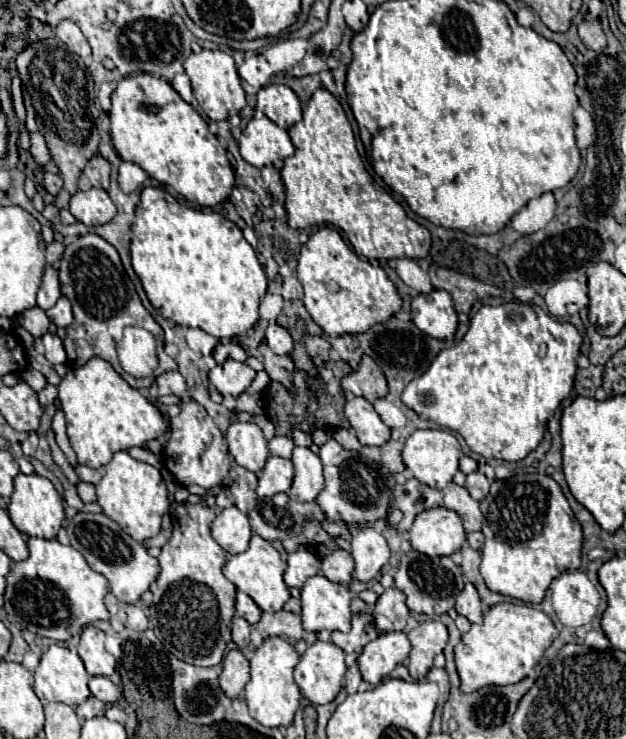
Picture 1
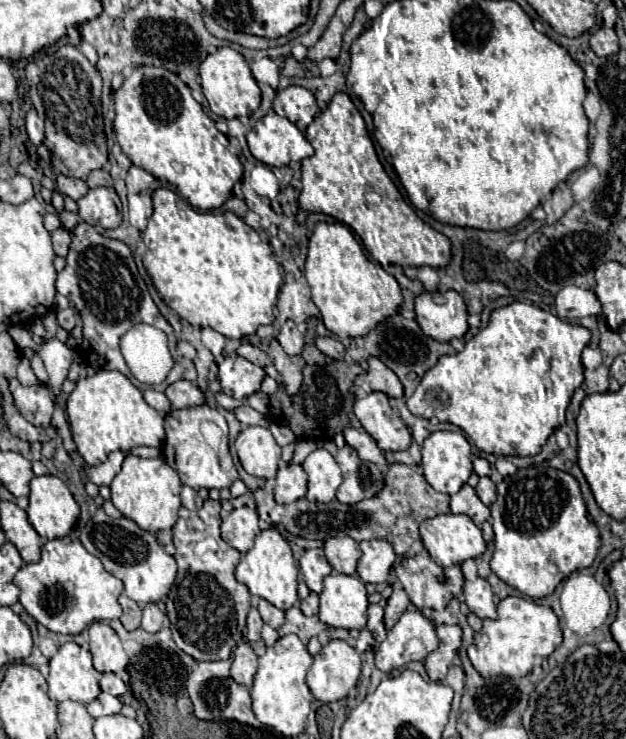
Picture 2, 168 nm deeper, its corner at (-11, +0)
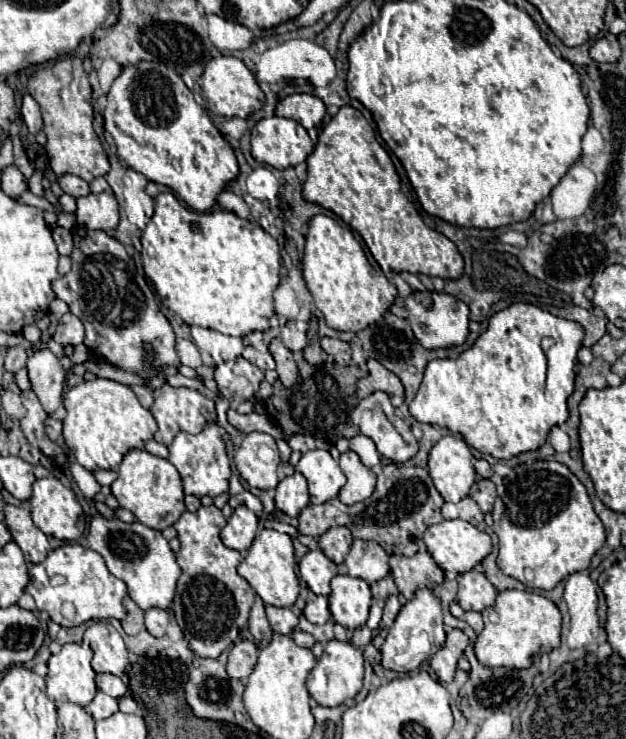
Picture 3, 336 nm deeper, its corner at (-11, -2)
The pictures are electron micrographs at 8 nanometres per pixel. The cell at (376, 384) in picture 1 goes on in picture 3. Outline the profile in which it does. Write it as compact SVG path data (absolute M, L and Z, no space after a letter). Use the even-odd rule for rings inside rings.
M375 359L367 360L367 368L369 373L366 377L357 382L357 388L364 391L367 395L375 392L387 392L387 394L397 394L403 396L403 384L401 380L393 374L387 372L387 368L383 368L383 364L379 364Z

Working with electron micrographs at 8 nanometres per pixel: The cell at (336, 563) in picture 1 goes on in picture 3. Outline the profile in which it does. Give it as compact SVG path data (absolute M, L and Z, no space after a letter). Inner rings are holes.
M335 526L329 528L321 538L319 538L319 546L325 552L325 556L329 560L333 560L335 564L341 564L349 552L349 546L353 542L353 536L349 532L349 528L345 526Z

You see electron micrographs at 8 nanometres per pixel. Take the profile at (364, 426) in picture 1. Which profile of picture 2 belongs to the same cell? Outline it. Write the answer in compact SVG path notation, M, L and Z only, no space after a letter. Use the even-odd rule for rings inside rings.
M371 392L365 398L355 400L353 412L383 452L405 450L411 444L407 426L401 422L399 414L393 412L383 392Z

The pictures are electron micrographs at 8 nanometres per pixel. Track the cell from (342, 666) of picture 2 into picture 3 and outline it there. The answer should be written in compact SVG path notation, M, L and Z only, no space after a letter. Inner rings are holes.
M331 640L325 646L323 656L319 658L317 666L311 670L311 676L307 678L307 690L311 698L319 706L339 706L347 698L355 698L363 688L363 654L359 648L355 648L351 642L339 642Z

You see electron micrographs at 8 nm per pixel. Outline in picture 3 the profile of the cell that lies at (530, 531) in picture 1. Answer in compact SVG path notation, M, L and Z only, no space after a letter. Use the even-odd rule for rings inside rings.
M535 460L531 466L521 464L503 478L503 486L505 490L499 490L493 506L493 530L499 536L497 564L501 572L517 578L531 590L553 590L565 576L589 568L591 558L605 544L605 528L593 510L585 486L565 464L555 460Z

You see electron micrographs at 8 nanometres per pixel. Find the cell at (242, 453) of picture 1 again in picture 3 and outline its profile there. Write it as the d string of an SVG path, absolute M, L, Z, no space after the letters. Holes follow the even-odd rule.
M263 432L247 434L241 446L235 450L233 460L241 478L251 488L259 488L259 490L277 488L279 484L277 468L281 460L273 436Z

